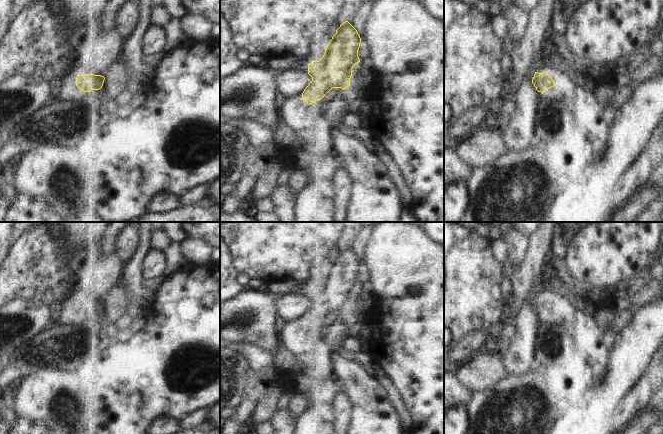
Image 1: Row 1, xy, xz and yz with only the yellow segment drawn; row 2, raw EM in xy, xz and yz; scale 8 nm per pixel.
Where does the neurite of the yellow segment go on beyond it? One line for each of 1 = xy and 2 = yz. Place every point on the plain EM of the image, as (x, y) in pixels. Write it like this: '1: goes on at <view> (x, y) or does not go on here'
1: goes on at xy (76, 318)
2: goes on at yz (589, 335)

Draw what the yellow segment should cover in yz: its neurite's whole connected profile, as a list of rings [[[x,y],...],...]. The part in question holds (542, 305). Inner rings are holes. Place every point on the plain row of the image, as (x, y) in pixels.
[[[544,295],[535,296],[532,307],[546,324],[563,325],[573,346],[573,364],[582,375],[578,408],[568,417],[569,423],[580,418],[581,396],[606,376],[610,355],[609,330],[598,307],[556,308]]]

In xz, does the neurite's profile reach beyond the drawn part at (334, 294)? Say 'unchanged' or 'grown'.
grown

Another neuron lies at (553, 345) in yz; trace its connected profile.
[[[541,321],[535,341],[535,364],[573,364],[573,350],[563,325]]]

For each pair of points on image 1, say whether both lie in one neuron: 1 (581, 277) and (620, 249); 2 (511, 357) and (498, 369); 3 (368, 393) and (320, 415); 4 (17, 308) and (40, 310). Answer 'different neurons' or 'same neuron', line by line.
1: same neuron
2: different neurons
3: different neurons
4: same neuron

